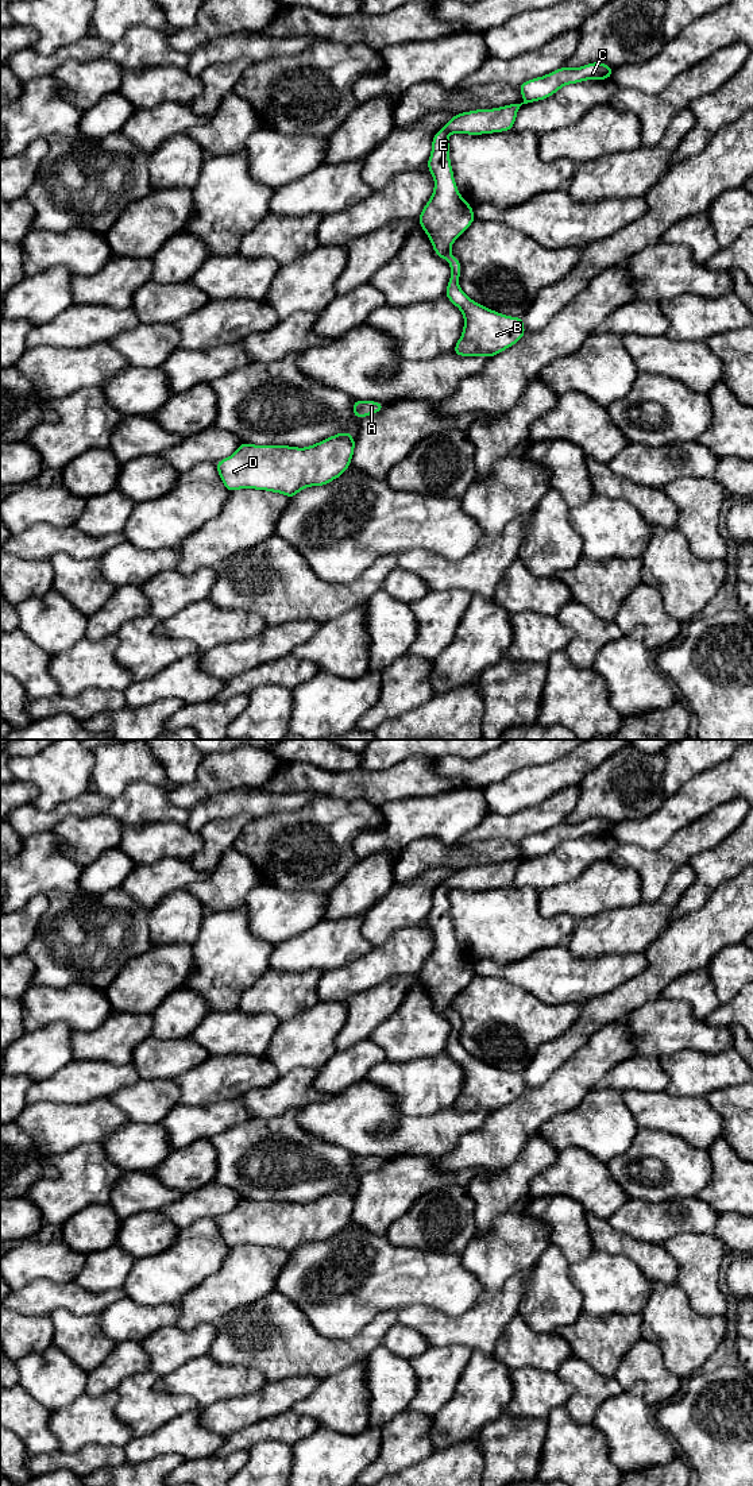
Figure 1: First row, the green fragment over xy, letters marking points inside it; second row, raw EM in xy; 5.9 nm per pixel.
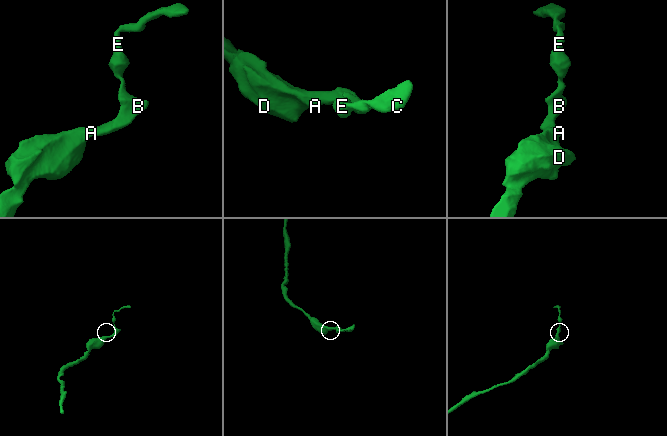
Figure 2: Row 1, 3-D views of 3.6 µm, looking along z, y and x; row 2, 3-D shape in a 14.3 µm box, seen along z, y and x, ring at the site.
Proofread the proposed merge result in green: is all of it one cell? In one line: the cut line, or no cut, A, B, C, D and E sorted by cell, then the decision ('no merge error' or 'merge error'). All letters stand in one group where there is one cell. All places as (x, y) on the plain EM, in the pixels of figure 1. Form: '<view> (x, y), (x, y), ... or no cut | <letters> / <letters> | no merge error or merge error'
no cut | A B C D E | no merge error

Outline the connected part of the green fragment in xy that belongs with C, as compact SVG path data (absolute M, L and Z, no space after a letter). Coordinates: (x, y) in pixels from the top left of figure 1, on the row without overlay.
M592 818L578 825L567 821L518 842L524 857L493 865L475 865L453 871L432 895L428 925L435 935L433 950L424 962L418 979L428 991L437 1012L451 1020L451 1034L445 1045L448 1055L464 1072L464 1084L453 1108L457 1112L491 1113L514 1101L526 1089L522 1073L501 1070L472 1057L460 1043L460 1016L451 1011L453 997L474 979L472 962L460 952L453 935L449 916L449 889L482 891L509 887L514 883L517 868L522 860L540 857L560 844L586 835L611 834L613 823Z

